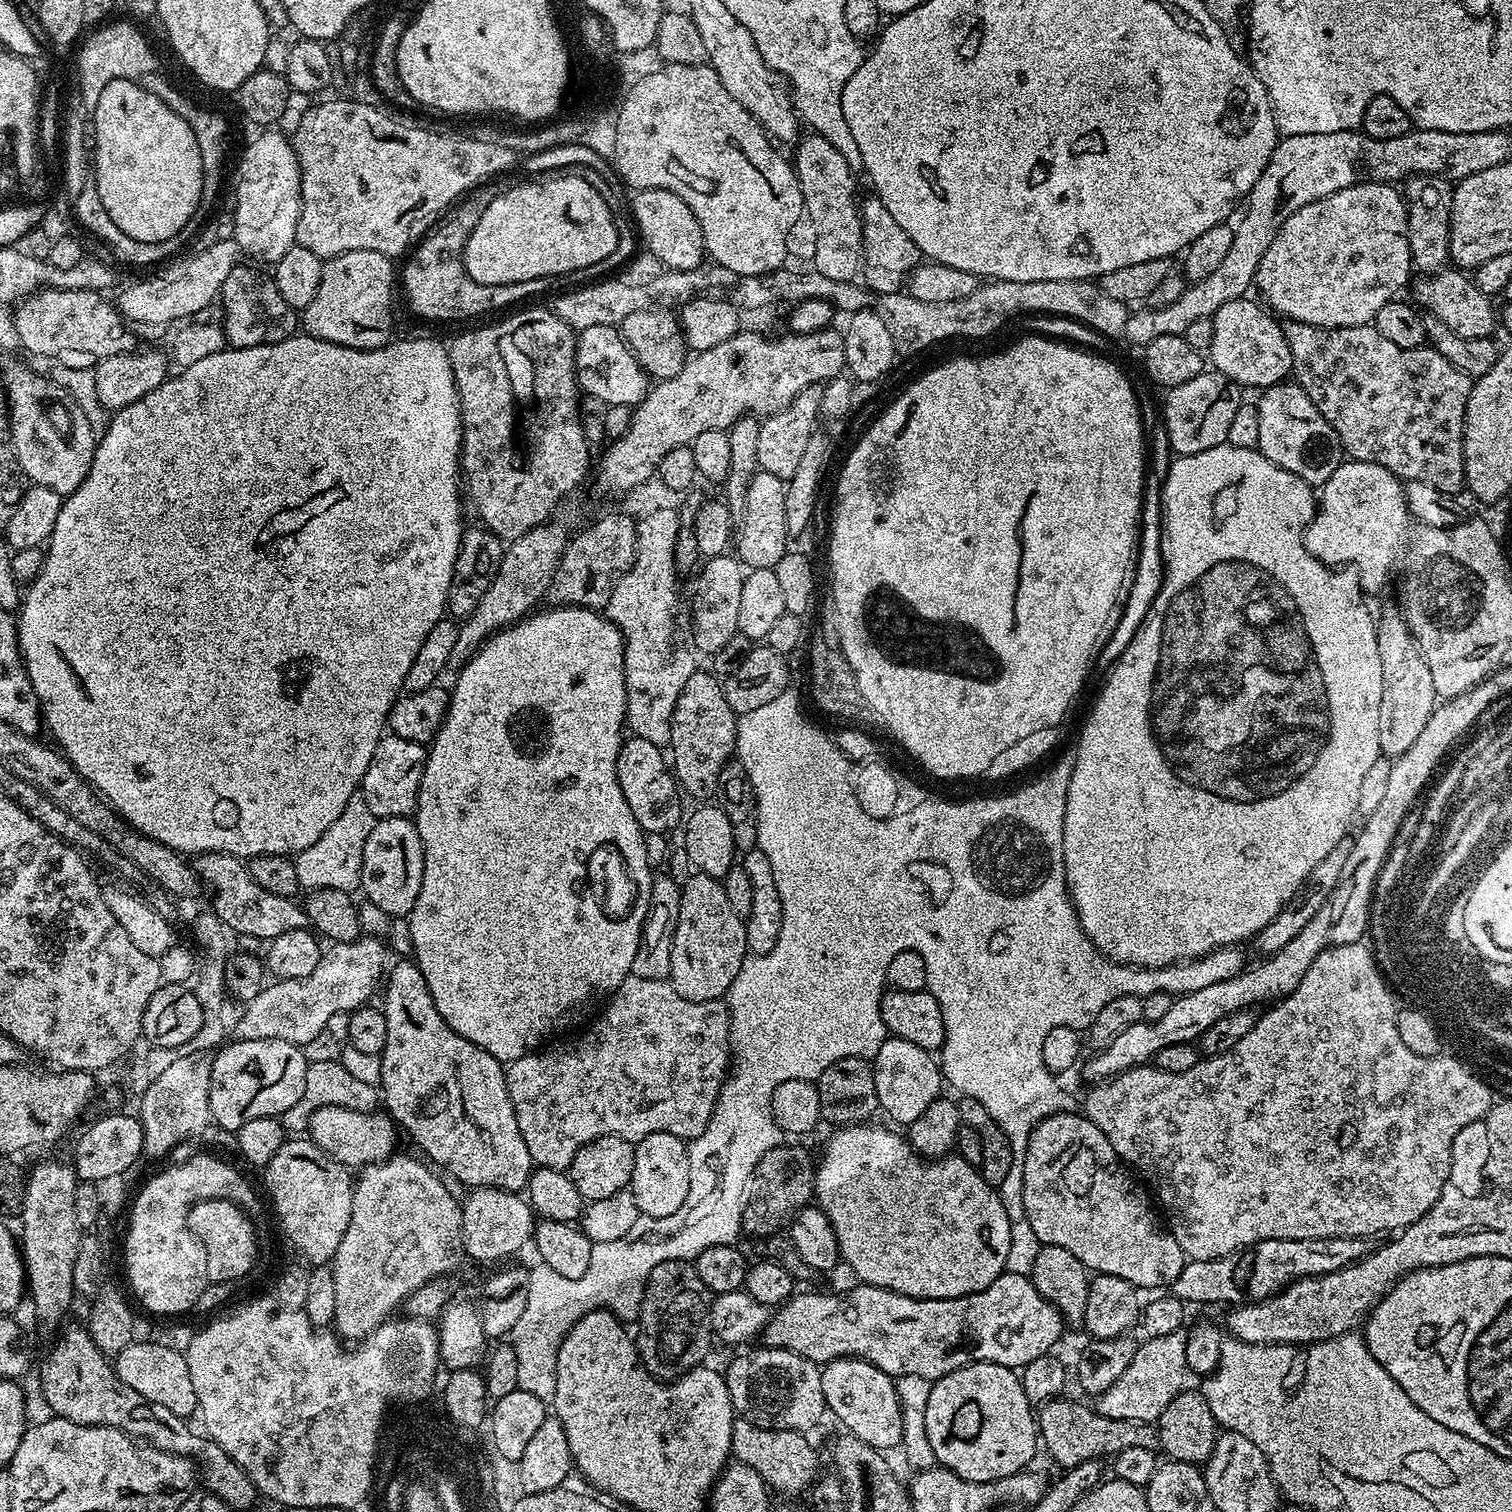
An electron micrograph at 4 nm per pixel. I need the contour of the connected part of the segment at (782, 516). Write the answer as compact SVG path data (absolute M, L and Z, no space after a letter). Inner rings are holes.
M757 472L754 482L750 482L750 490L746 494L746 514L742 514L742 522L734 536L734 552L740 563L753 568L775 568L778 561L790 550L790 535L786 524L786 481L774 478L774 474Z

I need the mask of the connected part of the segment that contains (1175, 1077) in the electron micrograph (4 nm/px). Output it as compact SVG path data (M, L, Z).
M1361 942L1322 950L1322 954L1318 954L1318 958L1310 962L1310 970L1306 970L1302 982L1298 982L1294 991L1283 1000L1275 1001L1267 1009L1269 1012L1257 1019L1254 1030L1245 1034L1236 1045L1230 1046L1226 1054L1201 1058L1182 1074L1163 1072L1155 1066L1137 1066L1089 1087L1092 1089L1089 1090L1088 1097L1082 1100L1083 1115L1094 1122L1094 1126L1098 1126L1102 1134L1106 1134L1110 1146L1114 1146L1125 1165L1144 1175L1143 1183L1150 1189L1158 1204L1160 1199L1159 1207L1162 1209L1166 1227L1178 1246L1182 1246L1188 1260L1222 1258L1234 1250L1270 1238L1376 1238L1379 1237L1379 1232L1392 1234L1397 1230L1408 1230L1413 1227L1411 1224L1415 1220L1416 1223L1423 1221L1426 1213L1444 1193L1452 1169L1452 1147L1458 1130L1486 1115L1494 1103L1494 1095L1460 1058L1414 1054L1414 1050L1403 1044L1398 1034L1398 1004L1392 1001L1393 989L1387 979L1384 981L1380 977L1381 965L1366 945L1367 943Z

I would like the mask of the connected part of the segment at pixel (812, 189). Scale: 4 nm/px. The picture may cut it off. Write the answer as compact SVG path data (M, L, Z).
M815 134L801 135L794 151L794 167L802 190L806 220L812 223L812 232L816 235L816 253L812 256L815 271L826 274L826 278L852 280L855 272L857 275L861 271L864 255L860 206L856 180L852 177L854 169L826 138Z

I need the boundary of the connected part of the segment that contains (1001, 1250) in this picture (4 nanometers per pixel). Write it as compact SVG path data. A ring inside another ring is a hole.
M876 1122L863 1124L845 1124L837 1127L836 1132L824 1144L824 1157L819 1157L814 1168L814 1200L819 1208L830 1218L834 1234L838 1238L840 1258L850 1265L857 1281L873 1284L875 1288L885 1288L903 1296L912 1296L915 1300L953 1300L959 1296L969 1296L986 1290L1006 1270L1006 1254L1010 1254L1010 1218L1000 1201L999 1191L987 1184L977 1165L966 1162L958 1154L949 1154L939 1158L925 1158L908 1143L903 1135L891 1132L888 1128L879 1128Z

